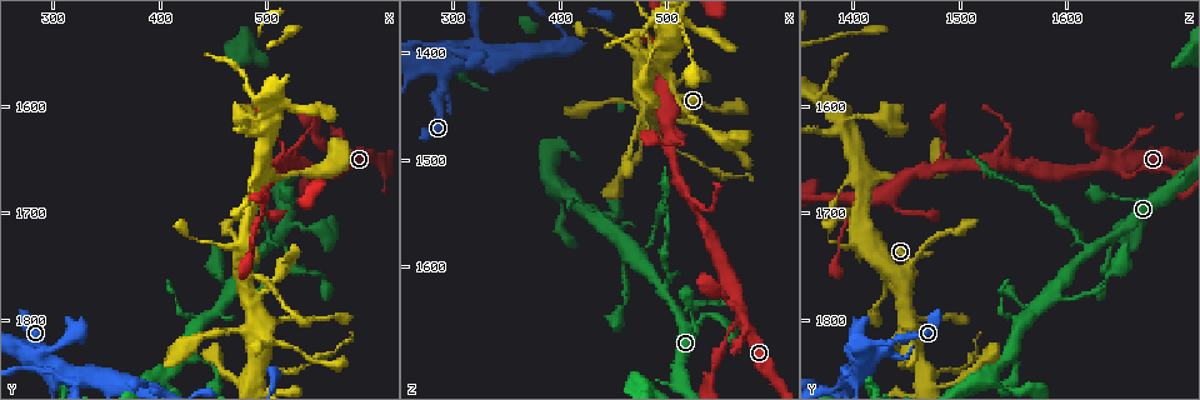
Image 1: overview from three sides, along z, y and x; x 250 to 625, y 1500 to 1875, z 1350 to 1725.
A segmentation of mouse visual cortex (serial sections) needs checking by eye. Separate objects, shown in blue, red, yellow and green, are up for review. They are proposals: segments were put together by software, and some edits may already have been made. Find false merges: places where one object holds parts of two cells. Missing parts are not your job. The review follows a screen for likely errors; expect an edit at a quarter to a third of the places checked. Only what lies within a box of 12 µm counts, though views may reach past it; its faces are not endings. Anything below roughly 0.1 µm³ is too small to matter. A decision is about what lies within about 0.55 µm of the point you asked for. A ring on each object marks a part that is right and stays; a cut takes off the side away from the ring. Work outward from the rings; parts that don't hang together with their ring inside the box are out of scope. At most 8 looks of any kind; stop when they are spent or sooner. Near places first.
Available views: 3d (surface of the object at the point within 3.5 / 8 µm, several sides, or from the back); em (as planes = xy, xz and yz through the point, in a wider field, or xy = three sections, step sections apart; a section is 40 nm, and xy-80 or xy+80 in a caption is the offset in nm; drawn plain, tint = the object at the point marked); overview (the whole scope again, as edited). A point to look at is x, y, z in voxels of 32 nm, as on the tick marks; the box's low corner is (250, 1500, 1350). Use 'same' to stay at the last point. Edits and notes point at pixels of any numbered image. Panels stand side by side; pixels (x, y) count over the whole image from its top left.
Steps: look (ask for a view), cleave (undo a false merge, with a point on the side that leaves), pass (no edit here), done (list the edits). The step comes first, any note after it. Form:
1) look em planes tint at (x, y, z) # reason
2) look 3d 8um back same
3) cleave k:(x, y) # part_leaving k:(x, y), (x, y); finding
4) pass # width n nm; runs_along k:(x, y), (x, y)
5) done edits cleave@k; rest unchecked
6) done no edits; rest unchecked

look 3d 3.5um at (498, 1734, 1628) # sharp bend

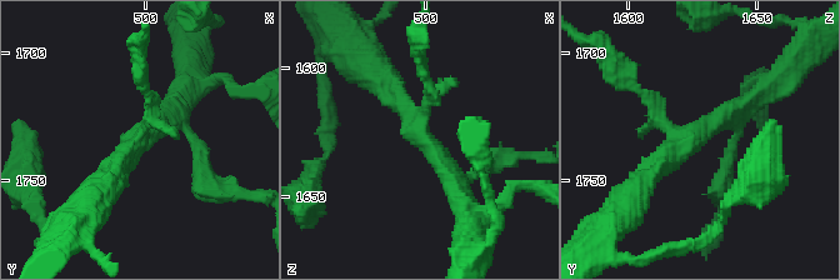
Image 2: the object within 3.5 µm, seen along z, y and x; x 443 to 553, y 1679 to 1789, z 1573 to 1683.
look em xy step 1 tint at (497, 1732, 1626)

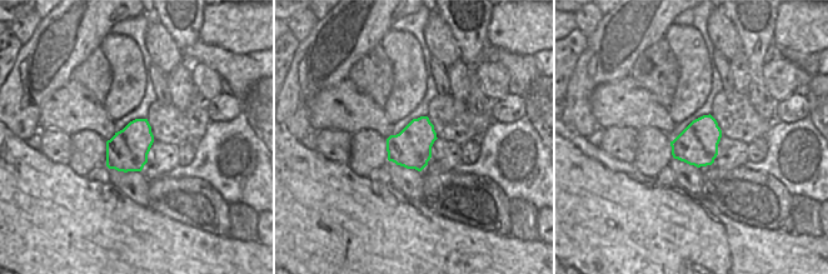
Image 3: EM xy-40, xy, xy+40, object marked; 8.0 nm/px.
pass # width 320 nm; runs_along 2:(751, 99), (658, 164), (639, 188); continuous, no second cell

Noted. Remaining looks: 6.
look 3d 8um at (352, 1854, 1406) # thick turns thin

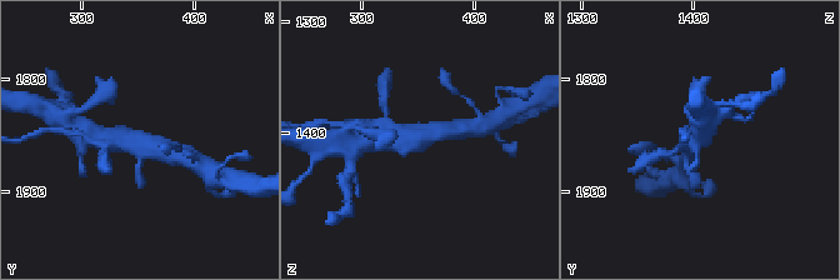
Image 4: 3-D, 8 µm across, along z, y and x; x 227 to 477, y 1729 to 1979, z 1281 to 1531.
look em xy step 1 tint at (352, 1856, 1406)

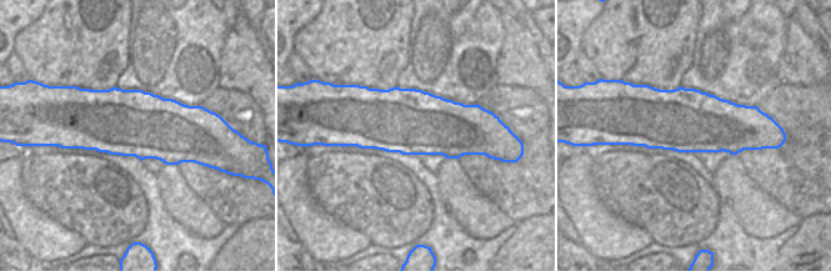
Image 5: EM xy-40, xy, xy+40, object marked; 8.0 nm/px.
pass # runs_along 4:(105, 136), (145, 140), (174, 155); one cell here

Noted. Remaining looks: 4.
look 3d 3.5um at (402, 1856, 1530)

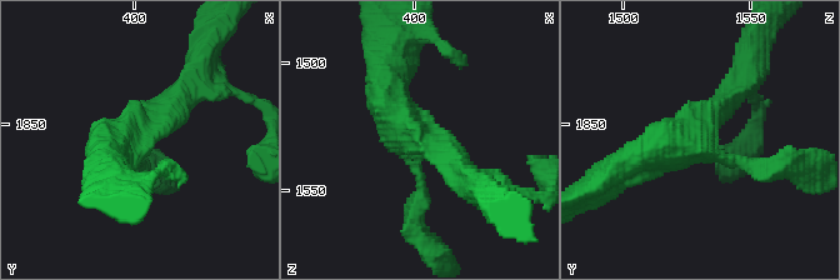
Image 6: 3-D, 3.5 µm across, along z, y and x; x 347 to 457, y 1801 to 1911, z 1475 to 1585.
look em xy step 5 plain at (400, 1854, 1529) # now the EM

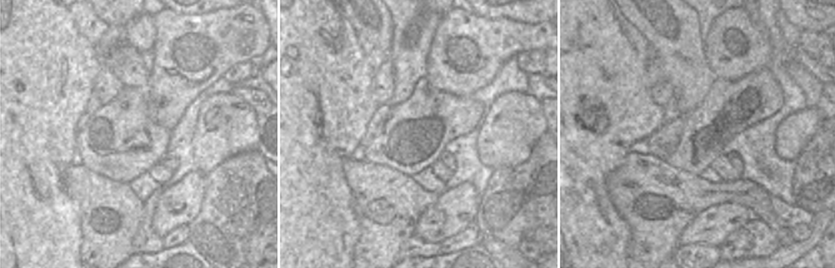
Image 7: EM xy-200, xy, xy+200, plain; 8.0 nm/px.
look em xy step 5 tint same

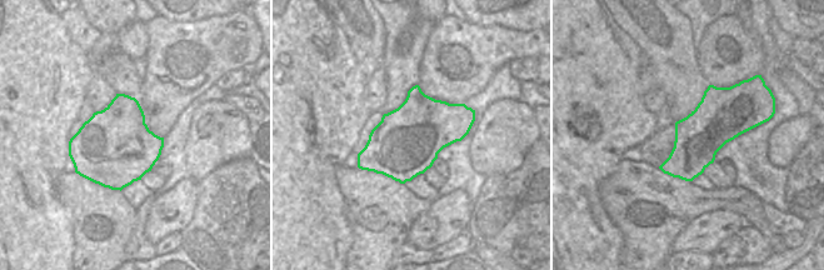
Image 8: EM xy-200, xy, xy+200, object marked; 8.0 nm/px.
pass # all the same cell

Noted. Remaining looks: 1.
done no edits; rest unchecked

